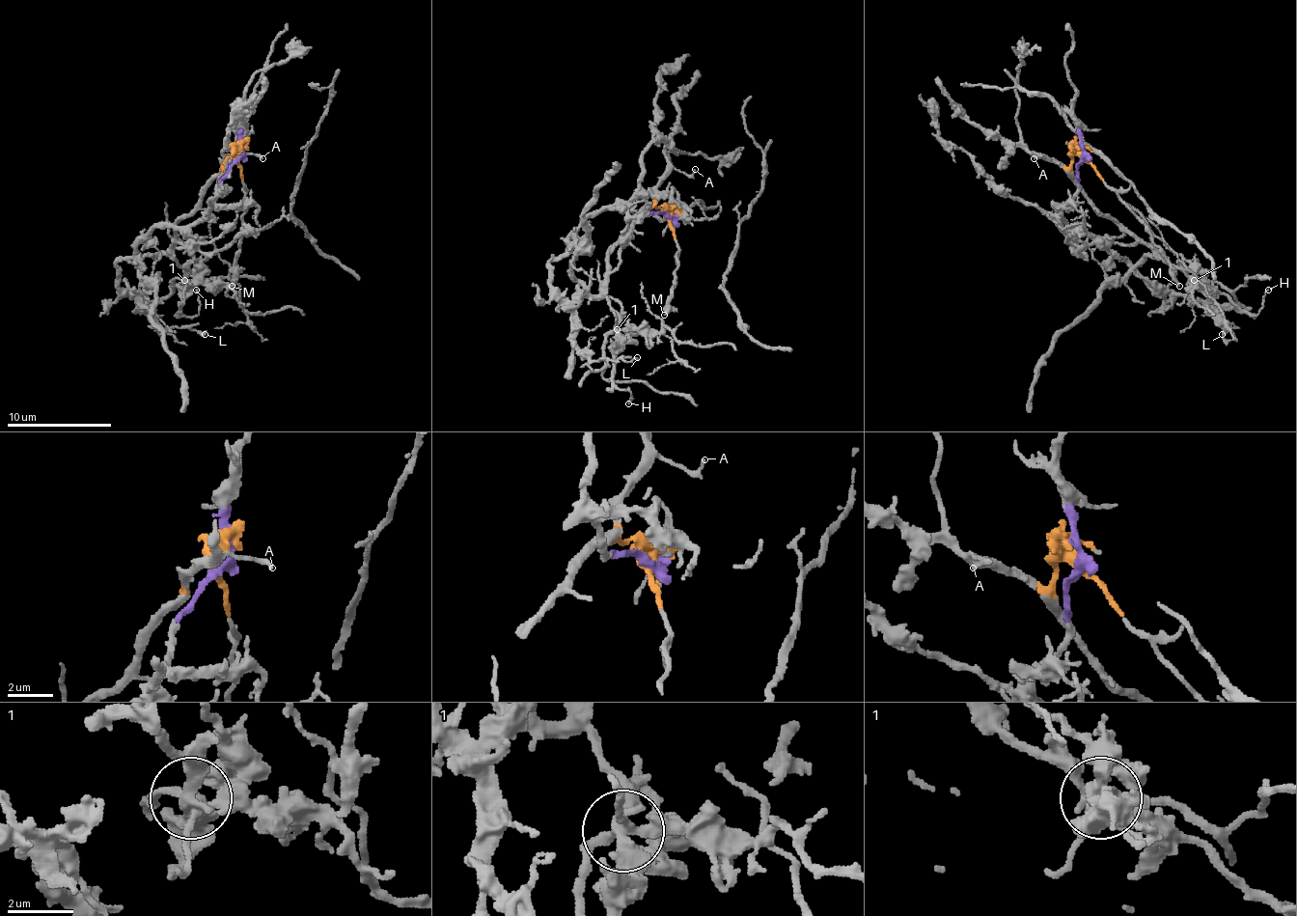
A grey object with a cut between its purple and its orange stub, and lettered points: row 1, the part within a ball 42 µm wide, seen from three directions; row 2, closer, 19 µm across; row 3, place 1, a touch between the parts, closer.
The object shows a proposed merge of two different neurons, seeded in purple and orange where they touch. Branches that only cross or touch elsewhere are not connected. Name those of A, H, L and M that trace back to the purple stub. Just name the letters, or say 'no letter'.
L

